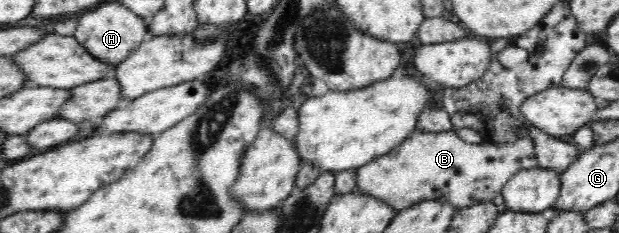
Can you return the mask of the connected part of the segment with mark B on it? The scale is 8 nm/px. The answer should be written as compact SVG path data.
M451 129L445 132L413 130L407 140L356 169L356 188L378 198L398 213L423 200L444 200L457 209L491 202L517 172L539 167L531 135L511 144L469 144Z

